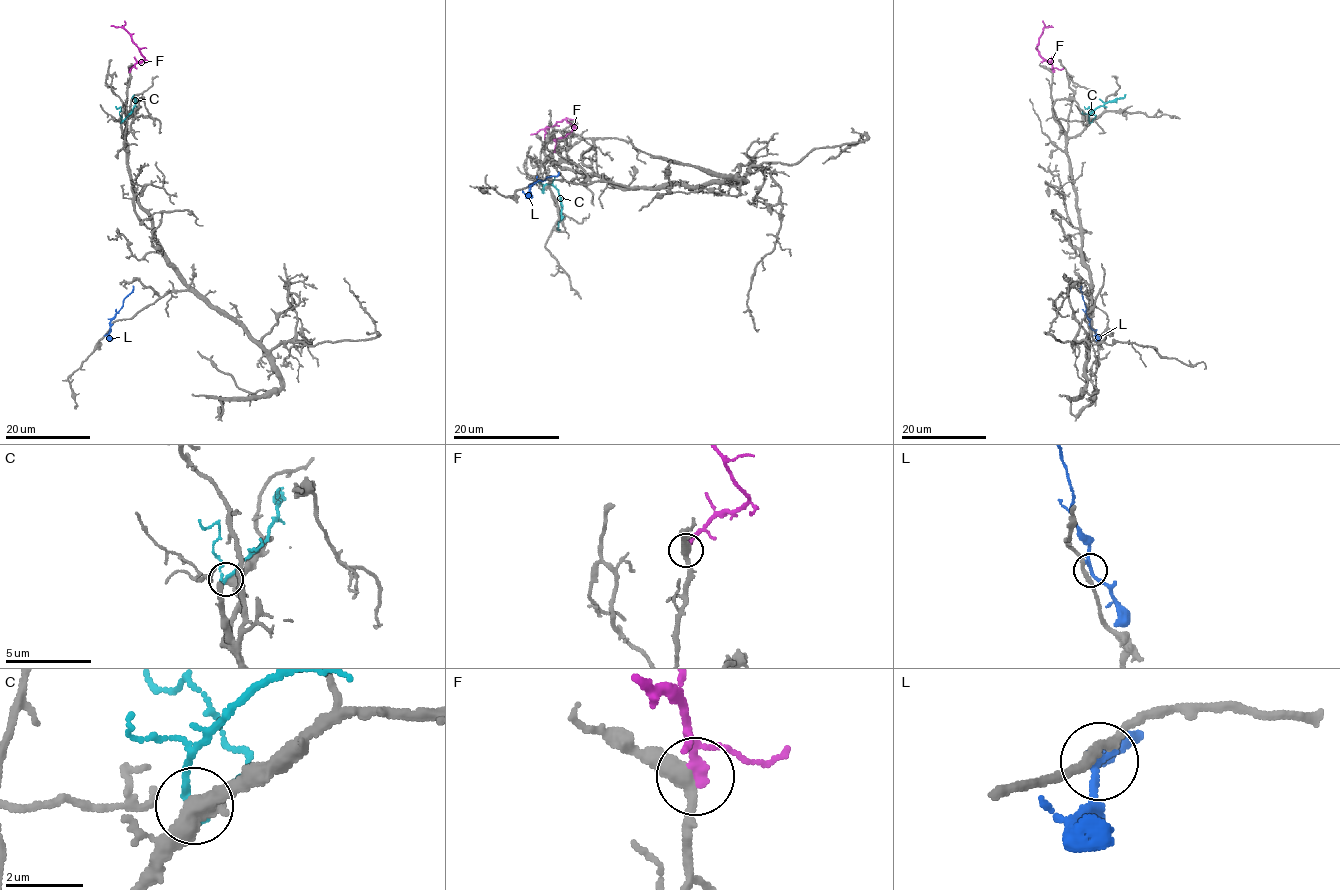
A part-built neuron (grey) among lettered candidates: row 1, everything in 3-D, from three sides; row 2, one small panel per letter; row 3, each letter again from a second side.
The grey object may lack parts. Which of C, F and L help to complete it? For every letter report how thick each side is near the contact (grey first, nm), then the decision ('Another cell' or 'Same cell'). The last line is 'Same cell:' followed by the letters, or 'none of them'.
C: Thickness 440 nm (grey) against 180 nm. Another cell
F: Thickness 360 nm (grey) against 240 nm. Same cell
L: Thickness 220 nm (grey) against 200 nm. Another cell
Same cell: F

